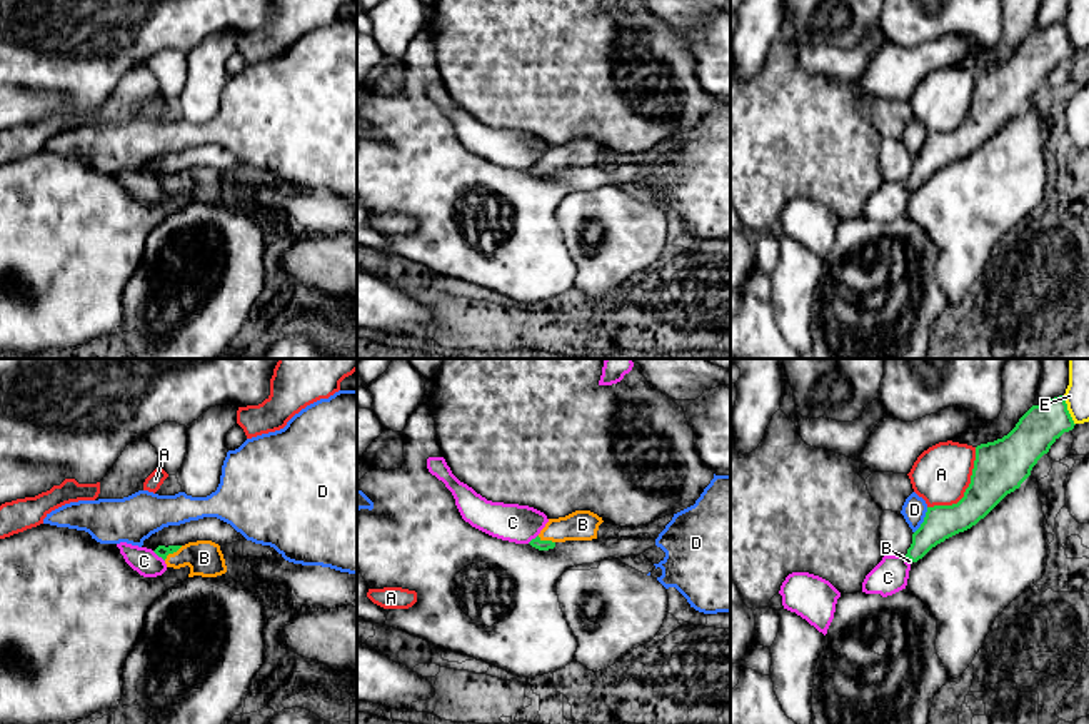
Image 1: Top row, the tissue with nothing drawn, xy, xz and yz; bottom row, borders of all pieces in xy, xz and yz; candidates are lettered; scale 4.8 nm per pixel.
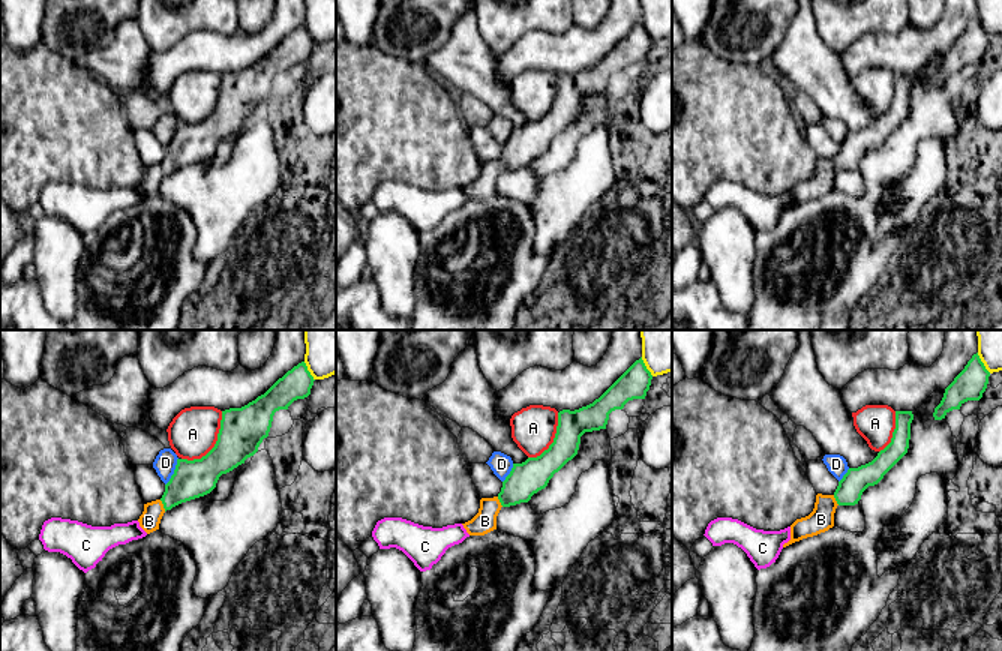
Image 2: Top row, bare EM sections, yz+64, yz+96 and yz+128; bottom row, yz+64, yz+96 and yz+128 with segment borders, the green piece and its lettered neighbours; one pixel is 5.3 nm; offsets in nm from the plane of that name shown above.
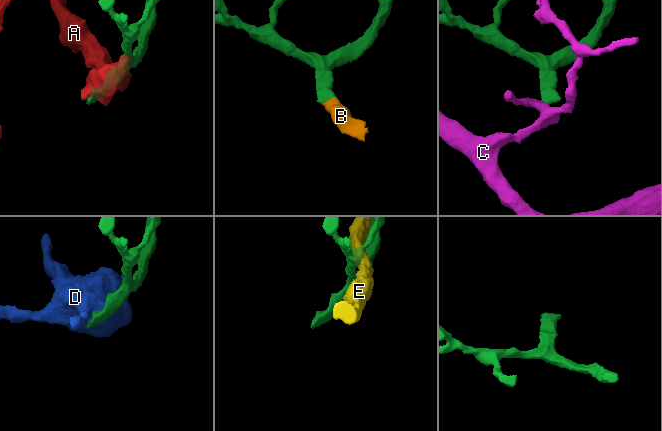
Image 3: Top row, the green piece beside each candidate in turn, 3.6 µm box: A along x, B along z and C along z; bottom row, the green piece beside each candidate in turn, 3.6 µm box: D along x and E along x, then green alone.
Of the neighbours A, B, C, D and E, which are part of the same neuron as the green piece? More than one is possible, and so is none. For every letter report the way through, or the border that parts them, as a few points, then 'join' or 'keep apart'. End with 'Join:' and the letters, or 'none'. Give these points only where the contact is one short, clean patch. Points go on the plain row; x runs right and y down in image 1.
A: keep apart
B: across xy (160, 177), (172, 179), (204, 184) | join
C: along xy (152, 177), (164, 187) | keep apart
D: keep apart
E: keep apart
Join: B

